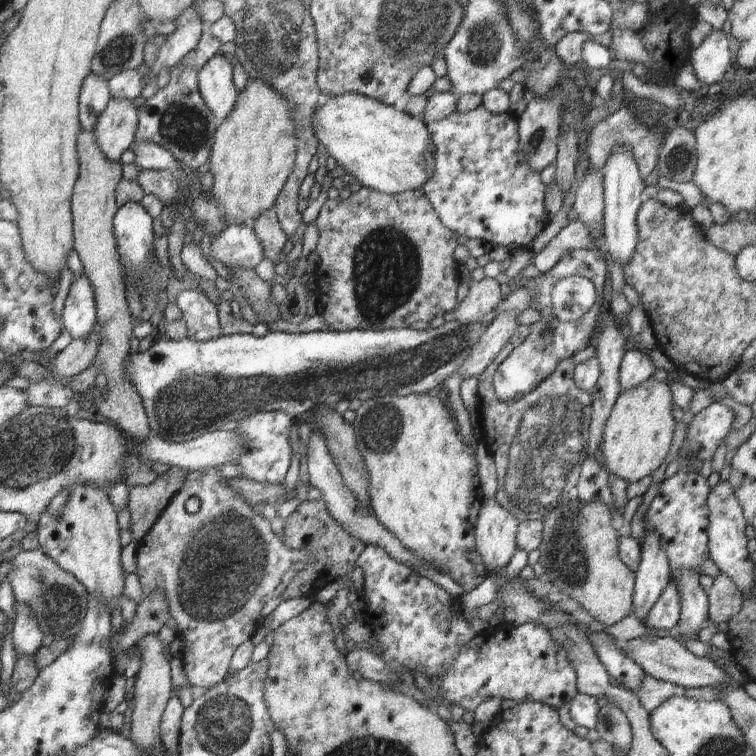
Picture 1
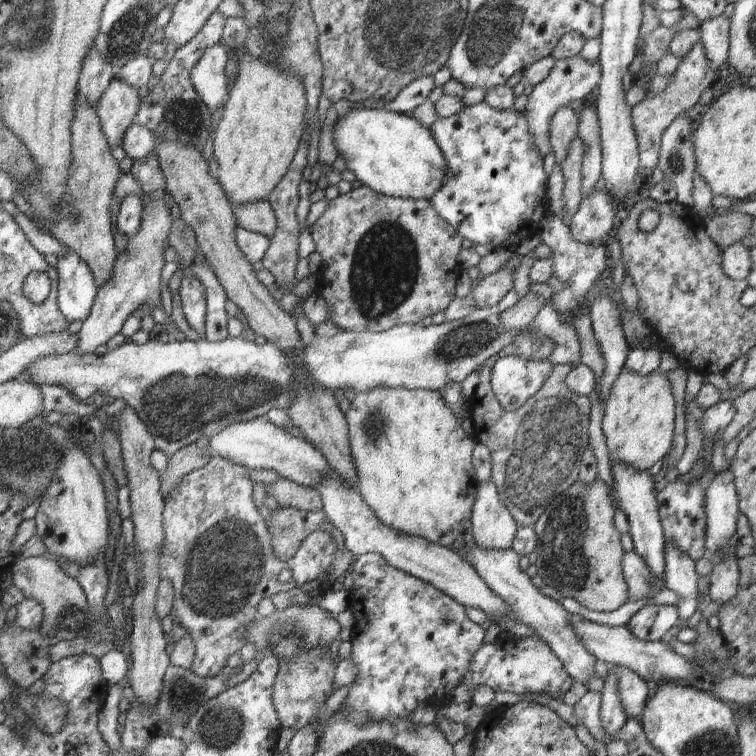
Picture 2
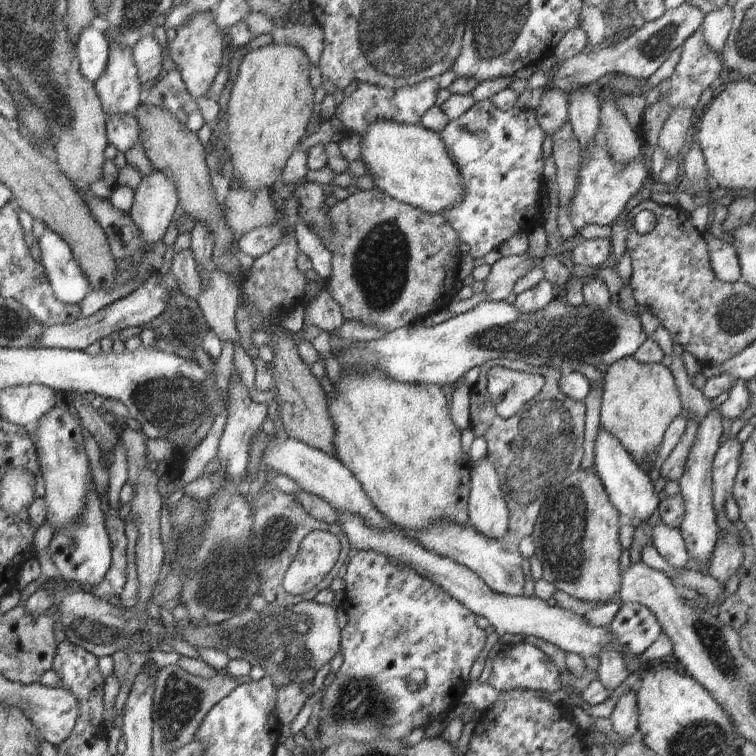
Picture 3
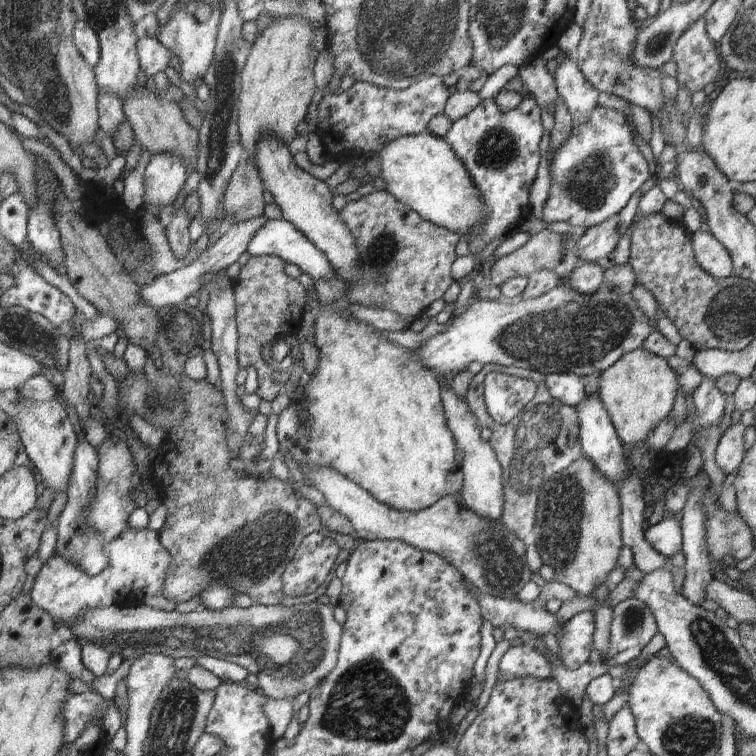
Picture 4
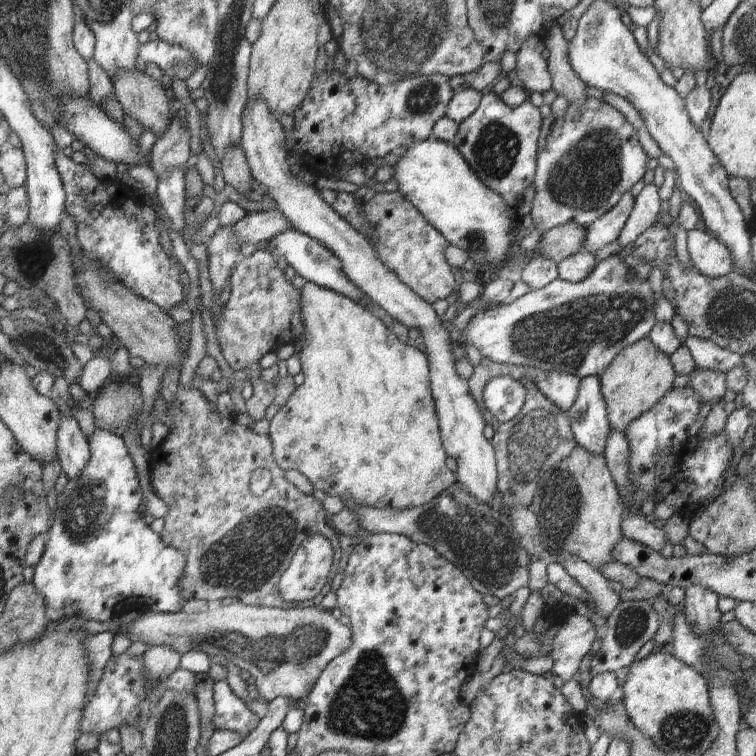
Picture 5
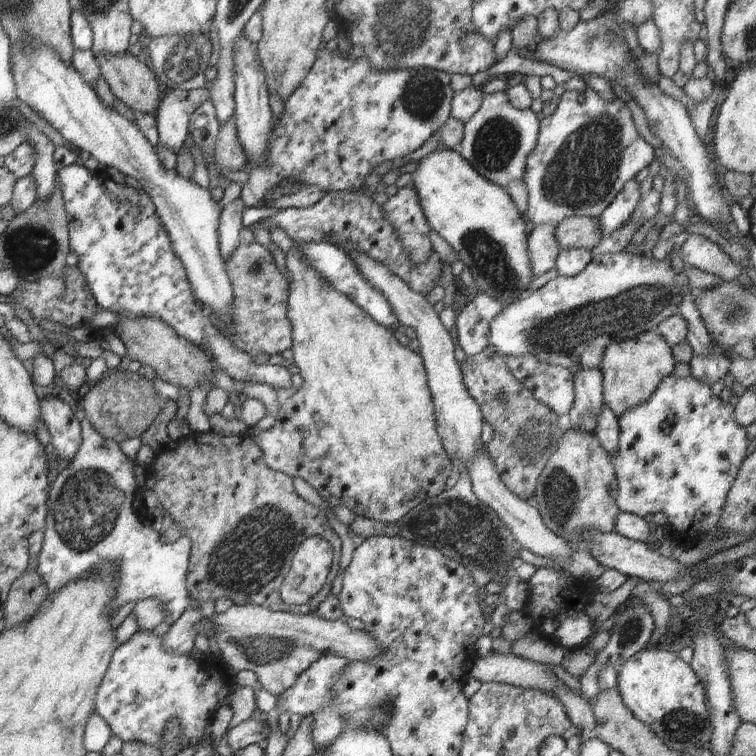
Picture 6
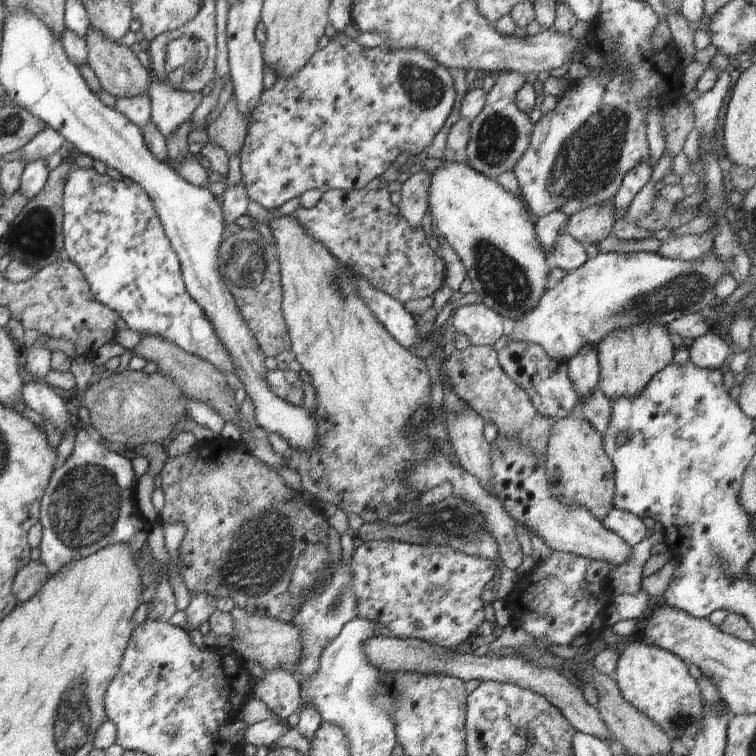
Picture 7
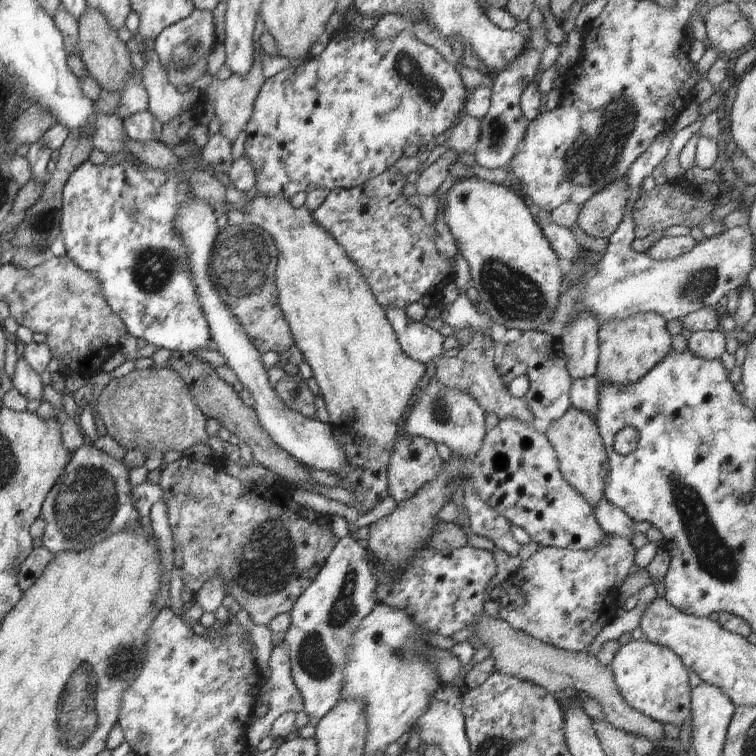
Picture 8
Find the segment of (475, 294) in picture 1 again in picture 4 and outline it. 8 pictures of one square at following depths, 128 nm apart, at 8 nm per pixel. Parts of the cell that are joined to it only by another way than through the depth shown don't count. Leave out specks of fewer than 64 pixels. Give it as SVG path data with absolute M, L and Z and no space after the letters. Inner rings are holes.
M542 230L512 254L500 258L490 269L488 285L502 286L506 280L530 277L538 270L554 270L560 267L564 252L562 235L552 230Z

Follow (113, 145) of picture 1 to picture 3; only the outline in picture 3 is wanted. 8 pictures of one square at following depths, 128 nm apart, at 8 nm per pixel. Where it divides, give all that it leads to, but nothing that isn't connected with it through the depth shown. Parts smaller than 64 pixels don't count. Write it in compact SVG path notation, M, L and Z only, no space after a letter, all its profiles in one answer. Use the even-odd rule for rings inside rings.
M108 42L110 54L104 72L96 80L95 88L104 114L112 116L134 115L141 105L142 90L139 85L131 50Z

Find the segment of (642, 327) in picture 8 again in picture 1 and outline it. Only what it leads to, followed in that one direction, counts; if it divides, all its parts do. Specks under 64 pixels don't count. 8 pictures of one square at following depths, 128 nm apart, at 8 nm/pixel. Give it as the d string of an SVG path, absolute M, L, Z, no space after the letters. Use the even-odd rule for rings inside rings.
M650 377L642 384L620 391L606 419L600 442L606 468L628 484L652 474L662 464L672 442L675 421L673 399L668 382Z

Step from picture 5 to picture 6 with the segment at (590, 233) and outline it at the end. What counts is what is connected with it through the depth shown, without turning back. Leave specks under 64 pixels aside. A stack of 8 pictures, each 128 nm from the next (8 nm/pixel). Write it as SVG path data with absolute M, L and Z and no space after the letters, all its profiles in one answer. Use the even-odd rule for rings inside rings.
M635 178L626 182L612 204L602 212L597 221L604 236L612 234L614 230L618 230L622 224L626 224L630 220L630 216L634 214L638 202L640 202L640 186L641 184Z

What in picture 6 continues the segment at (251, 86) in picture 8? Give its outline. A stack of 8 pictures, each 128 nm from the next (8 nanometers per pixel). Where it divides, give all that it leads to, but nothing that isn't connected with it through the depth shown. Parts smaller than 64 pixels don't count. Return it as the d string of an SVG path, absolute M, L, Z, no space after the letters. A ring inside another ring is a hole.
M235 116L220 127L214 157L217 168L222 168L222 170L234 172L249 168L249 161L237 138Z

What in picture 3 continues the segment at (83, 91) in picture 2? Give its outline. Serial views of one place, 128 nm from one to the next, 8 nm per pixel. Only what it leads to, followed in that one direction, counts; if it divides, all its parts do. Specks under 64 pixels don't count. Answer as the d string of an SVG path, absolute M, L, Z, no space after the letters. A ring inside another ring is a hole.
M92 26L84 28L84 32L80 32L76 40L75 52L82 76L95 84L100 74L104 72L110 54L104 33Z

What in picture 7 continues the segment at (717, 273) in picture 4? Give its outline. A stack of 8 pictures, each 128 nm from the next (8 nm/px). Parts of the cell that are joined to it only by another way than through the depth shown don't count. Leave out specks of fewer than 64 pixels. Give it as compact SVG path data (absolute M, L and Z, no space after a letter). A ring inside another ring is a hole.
M684 234L684 236L671 237L663 241L657 254L668 259L690 262L690 260L704 258L712 251L712 236L710 234L702 234L702 236Z

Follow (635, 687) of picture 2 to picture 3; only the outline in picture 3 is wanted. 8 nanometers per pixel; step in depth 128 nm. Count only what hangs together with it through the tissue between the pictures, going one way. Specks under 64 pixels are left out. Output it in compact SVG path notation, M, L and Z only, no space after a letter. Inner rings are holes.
M630 689L620 696L614 712L610 714L612 730L618 734L620 740L628 740L628 743L631 743L638 738L638 718L636 691Z

